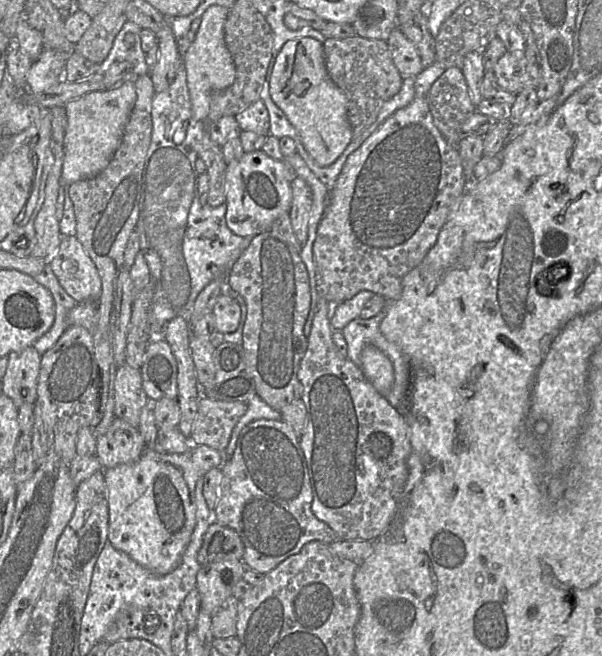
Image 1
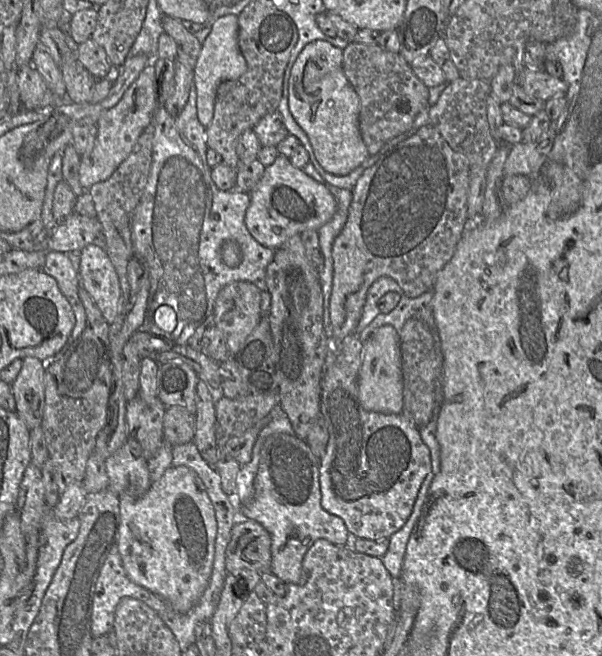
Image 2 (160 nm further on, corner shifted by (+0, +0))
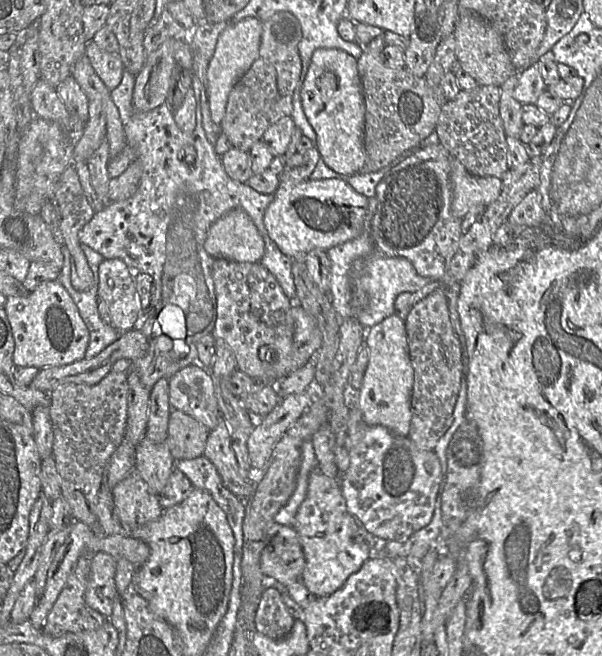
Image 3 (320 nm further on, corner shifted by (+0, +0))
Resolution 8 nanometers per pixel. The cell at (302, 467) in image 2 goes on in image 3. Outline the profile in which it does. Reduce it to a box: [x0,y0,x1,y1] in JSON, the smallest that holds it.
[293,468,374,598]

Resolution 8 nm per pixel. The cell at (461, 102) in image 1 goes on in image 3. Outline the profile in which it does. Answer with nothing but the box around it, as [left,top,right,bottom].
[435,85,509,179]

